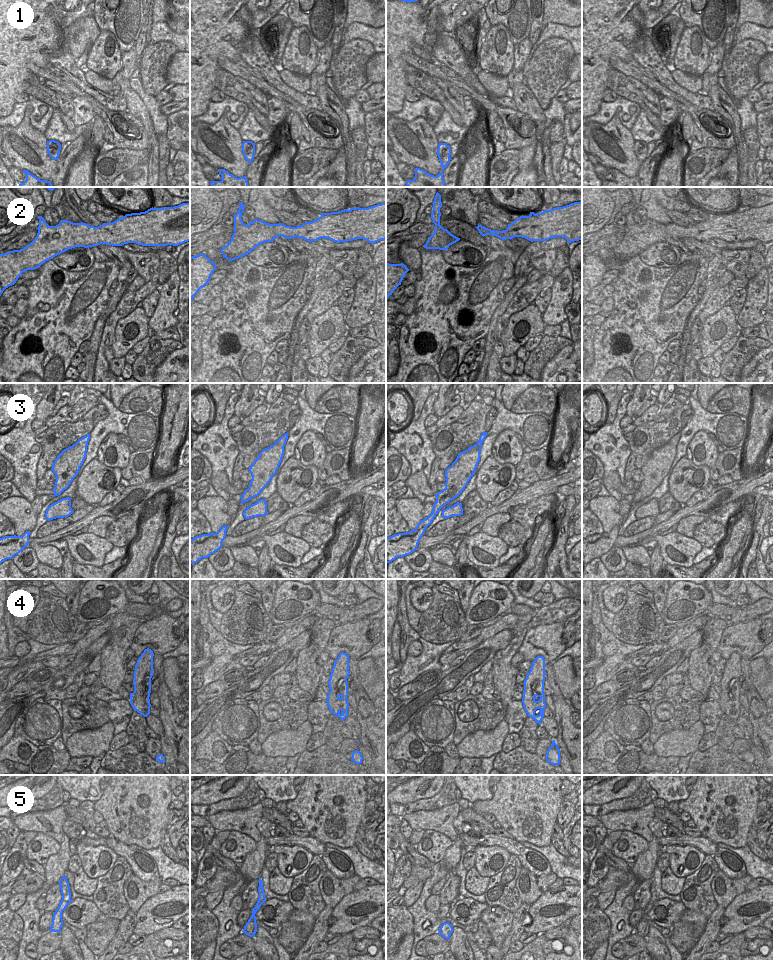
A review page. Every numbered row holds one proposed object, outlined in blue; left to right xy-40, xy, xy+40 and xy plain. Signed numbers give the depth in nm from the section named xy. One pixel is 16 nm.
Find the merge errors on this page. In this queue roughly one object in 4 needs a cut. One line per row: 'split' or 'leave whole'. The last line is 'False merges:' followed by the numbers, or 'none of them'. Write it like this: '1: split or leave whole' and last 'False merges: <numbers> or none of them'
1: leave whole
2: leave whole
3: leave whole
4: leave whole
5: leave whole
False merges: none of them

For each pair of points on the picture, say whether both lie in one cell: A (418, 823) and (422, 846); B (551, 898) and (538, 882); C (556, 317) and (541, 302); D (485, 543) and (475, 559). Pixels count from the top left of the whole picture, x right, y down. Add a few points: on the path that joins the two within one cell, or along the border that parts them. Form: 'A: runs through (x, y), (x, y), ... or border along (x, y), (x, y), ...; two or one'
A: border along (425, 829), (439, 831), (447, 837); two
B: border along (548, 889), (531, 904); two
C: border along (551, 288), (550, 302), (542, 314); two
D: runs through (484, 549), (481, 553), (481, 560); one

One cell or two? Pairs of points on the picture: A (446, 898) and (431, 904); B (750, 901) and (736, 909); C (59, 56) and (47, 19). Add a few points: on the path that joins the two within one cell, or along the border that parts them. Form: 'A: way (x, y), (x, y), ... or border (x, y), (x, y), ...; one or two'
A: border (438, 895), (441, 904); two
B: way (747, 903), (739, 907); one
C: border (62, 43), (52, 52), (49, 59), (52, 66); two

